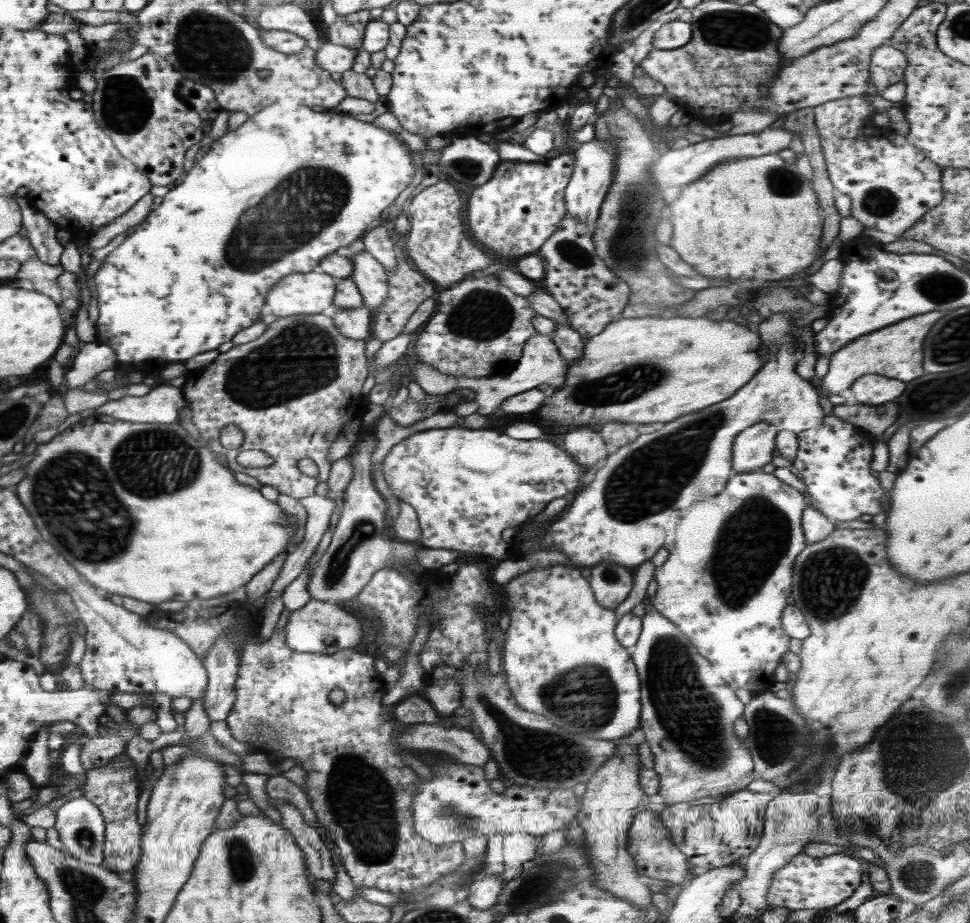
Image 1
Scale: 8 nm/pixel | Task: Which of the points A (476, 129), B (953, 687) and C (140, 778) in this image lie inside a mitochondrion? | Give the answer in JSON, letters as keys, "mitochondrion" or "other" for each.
{"A":"other","B":"mitochondrion","C":"other"}

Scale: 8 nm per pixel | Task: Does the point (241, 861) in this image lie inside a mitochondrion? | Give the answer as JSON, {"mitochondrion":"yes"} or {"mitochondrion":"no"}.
{"mitochondrion":"yes"}

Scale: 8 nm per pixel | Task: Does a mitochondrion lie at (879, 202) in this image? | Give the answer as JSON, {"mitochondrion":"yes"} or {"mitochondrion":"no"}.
{"mitochondrion":"yes"}

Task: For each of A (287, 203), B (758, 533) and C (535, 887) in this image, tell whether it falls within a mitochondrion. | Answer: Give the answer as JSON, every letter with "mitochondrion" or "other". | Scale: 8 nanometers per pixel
{"A":"mitochondrion","B":"mitochondrion","C":"mitochondrion"}

